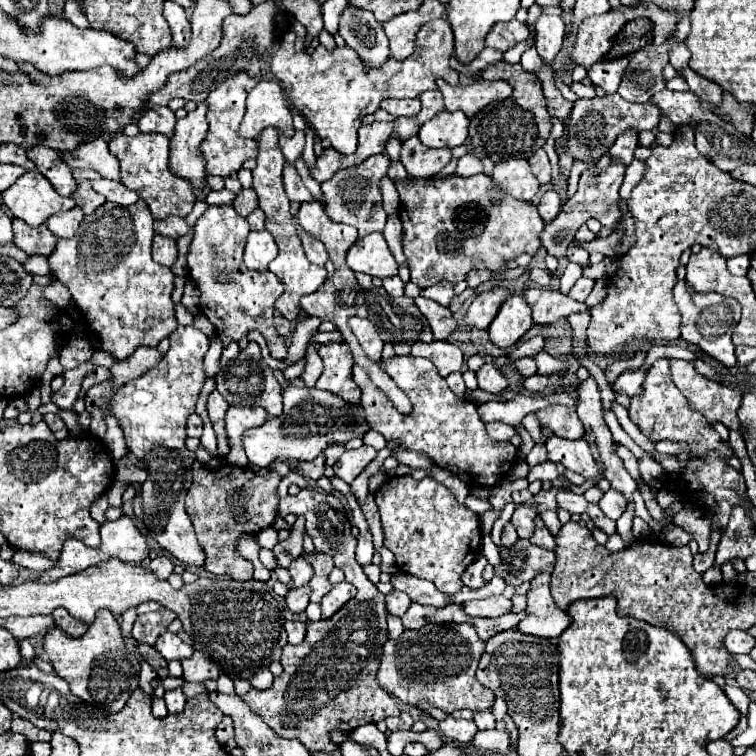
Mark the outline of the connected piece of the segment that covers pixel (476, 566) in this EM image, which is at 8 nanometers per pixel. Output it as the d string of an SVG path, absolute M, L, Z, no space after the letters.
M479 555L479 557L475 559L475 563L469 565L469 567L463 571L463 575L461 575L463 585L467 585L467 587L471 587L471 589L483 587L485 581L483 581L483 575L481 575L481 573L483 573L485 565L487 565L487 559L485 559L483 555Z

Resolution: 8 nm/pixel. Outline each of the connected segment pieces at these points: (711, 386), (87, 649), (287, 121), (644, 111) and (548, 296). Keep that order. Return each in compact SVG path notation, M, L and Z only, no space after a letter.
M669 359L673 383L687 397L691 409L703 413L711 423L723 423L731 431L739 431L737 409L741 405L741 391L719 385L697 373L691 361Z
M97 611L95 621L79 639L67 635L59 627L49 629L43 647L55 673L69 683L71 693L107 711L119 711L139 685L139 661L127 651L119 623L111 611Z
M261 81L255 89L249 91L247 95L247 111L245 117L239 125L239 135L247 137L247 139L257 139L259 133L267 127L275 127L277 131L285 133L287 137L293 137L295 129L293 129L293 121L291 121L291 109L287 105L287 99L283 95L283 89L277 81Z
M619 93L595 97L595 99L579 99L573 105L571 119L567 123L569 139L567 151L581 161L599 161L599 157L615 143L615 137L627 129L653 129L659 123L659 109L651 103L629 103Z
M525 289L523 293L525 301L531 307L533 323L537 325L551 325L561 317L567 317L571 313L590 311L584 302L573 301L567 295L553 291L553 289Z

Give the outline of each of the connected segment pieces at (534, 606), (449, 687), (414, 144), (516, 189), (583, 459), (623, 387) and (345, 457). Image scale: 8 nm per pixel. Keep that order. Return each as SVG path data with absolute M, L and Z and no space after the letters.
M539 573L529 587L527 593L527 609L525 619L517 625L521 633L543 637L555 641L571 623L571 617L561 611L549 593L549 575Z
M469 623L425 625L419 631L405 629L399 639L387 639L383 645L377 681L389 695L409 705L429 701L445 713L455 709L485 711L493 705L495 695L475 677L483 651L485 643Z
M411 137L403 143L399 159L411 177L431 177L451 161L451 149L429 149L419 137Z
M509 159L497 163L491 177L503 191L519 201L531 201L531 197L539 191L539 183L525 159Z
M549 437L545 441L547 445L547 459L553 463L561 463L567 469L577 471L585 479L595 479L597 477L597 463L589 451L587 441L577 439L577 441L567 441L561 437Z
M645 365L637 371L623 371L613 383L613 393L625 393L627 397L637 397L639 393L643 393L645 377L647 377Z
M361 445L359 449L353 449L353 451L345 451L341 455L341 459L333 465L333 471L339 479L343 479L345 483L353 483L353 479L357 475L361 475L367 465L377 457L377 451L369 445Z

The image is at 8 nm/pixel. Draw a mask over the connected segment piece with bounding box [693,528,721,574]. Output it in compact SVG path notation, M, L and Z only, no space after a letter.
M717 528L712 533L708 551L693 557L693 567L698 573L703 574L713 565L720 538L720 529Z

